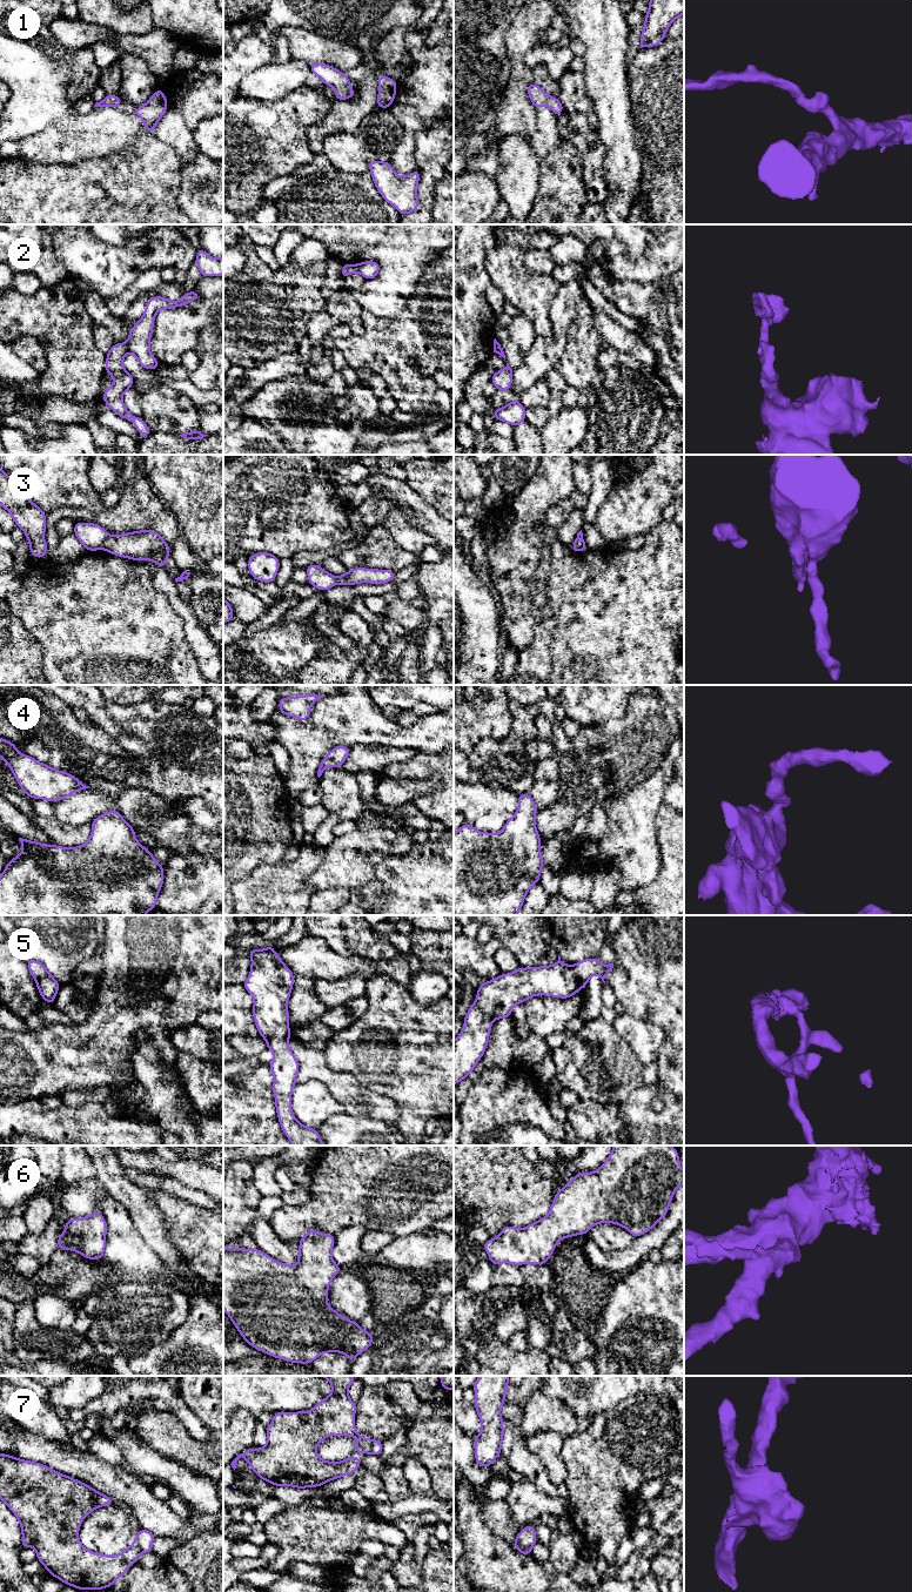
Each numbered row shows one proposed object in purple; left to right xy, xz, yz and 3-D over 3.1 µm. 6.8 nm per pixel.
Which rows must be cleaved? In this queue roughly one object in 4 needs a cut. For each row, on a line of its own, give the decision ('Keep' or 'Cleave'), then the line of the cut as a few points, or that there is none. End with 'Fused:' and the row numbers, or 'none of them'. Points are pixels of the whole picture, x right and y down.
1: Keep. No split
2: Cleave. Split along xy (125, 343), (129, 351)
3: Cleave. Split along xy (109, 536), (101, 548)
4: Keep. No split
5: Keep. No split
6: Keep. No split
7: Cleave. Split along xz (369, 1439), (370, 1452)
Fused: 2, 3, 7

